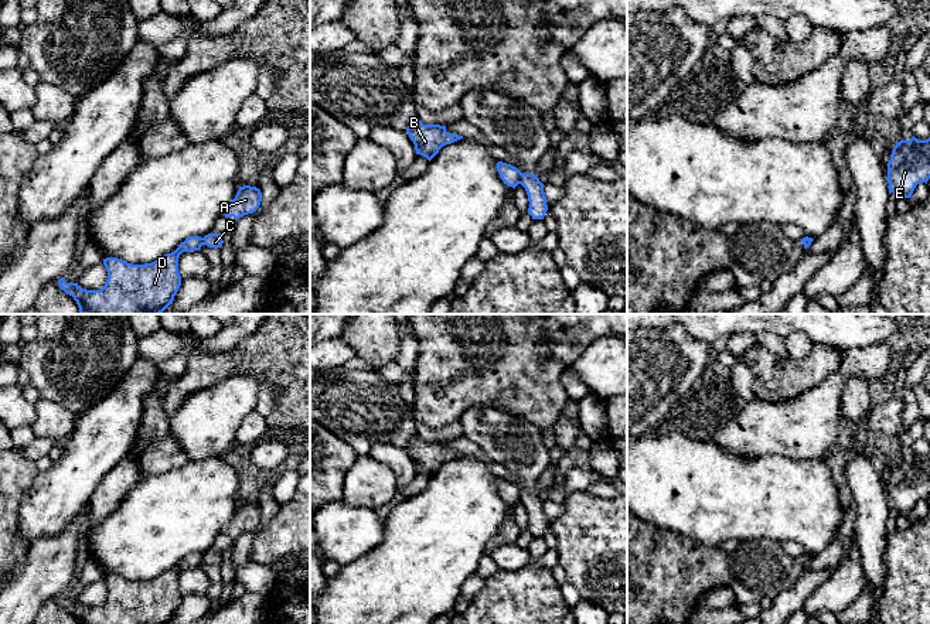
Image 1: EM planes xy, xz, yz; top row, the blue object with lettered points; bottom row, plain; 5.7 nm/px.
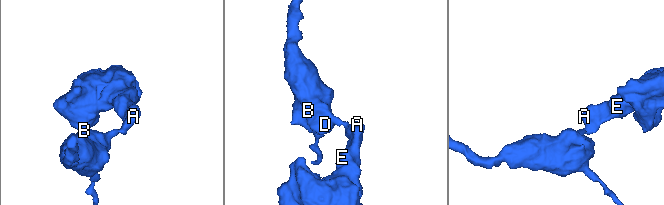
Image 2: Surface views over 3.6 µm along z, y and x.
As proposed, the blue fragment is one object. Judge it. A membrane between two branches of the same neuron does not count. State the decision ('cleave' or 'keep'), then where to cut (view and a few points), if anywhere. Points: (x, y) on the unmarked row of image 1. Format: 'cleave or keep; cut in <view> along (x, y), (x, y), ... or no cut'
cleave; cut in xz along (523, 491), (520, 500)

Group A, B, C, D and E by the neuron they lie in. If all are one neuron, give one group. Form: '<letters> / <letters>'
A C E / B D

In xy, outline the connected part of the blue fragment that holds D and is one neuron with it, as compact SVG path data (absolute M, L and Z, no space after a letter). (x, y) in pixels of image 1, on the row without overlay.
M190 553L174 569L144 582L106 574L108 597L101 607L82 606L78 600L67 600L64 594L58 601L78 624L168 624L181 603L180 572L200 567L202 562L201 553Z

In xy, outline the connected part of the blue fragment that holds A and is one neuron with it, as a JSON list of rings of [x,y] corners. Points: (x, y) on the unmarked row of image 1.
[[[251,502],[239,504],[235,515],[226,524],[224,532],[226,535],[234,533],[235,536],[239,536],[243,532],[255,529],[259,525],[260,518],[262,509],[259,505]]]

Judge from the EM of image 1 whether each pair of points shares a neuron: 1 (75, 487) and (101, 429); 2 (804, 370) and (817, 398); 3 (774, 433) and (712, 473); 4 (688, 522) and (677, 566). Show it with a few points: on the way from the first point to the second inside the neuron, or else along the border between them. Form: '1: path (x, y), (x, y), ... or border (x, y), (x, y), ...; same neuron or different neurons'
1: path (77, 473), (98, 443); same neuron
2: border (838, 367), (811, 388), (782, 401); different neurons
3: border (711, 439), (719, 446), (748, 457), (774, 454); different neurons
4: border (654, 524), (677, 531), (705, 545), (716, 546); different neurons

